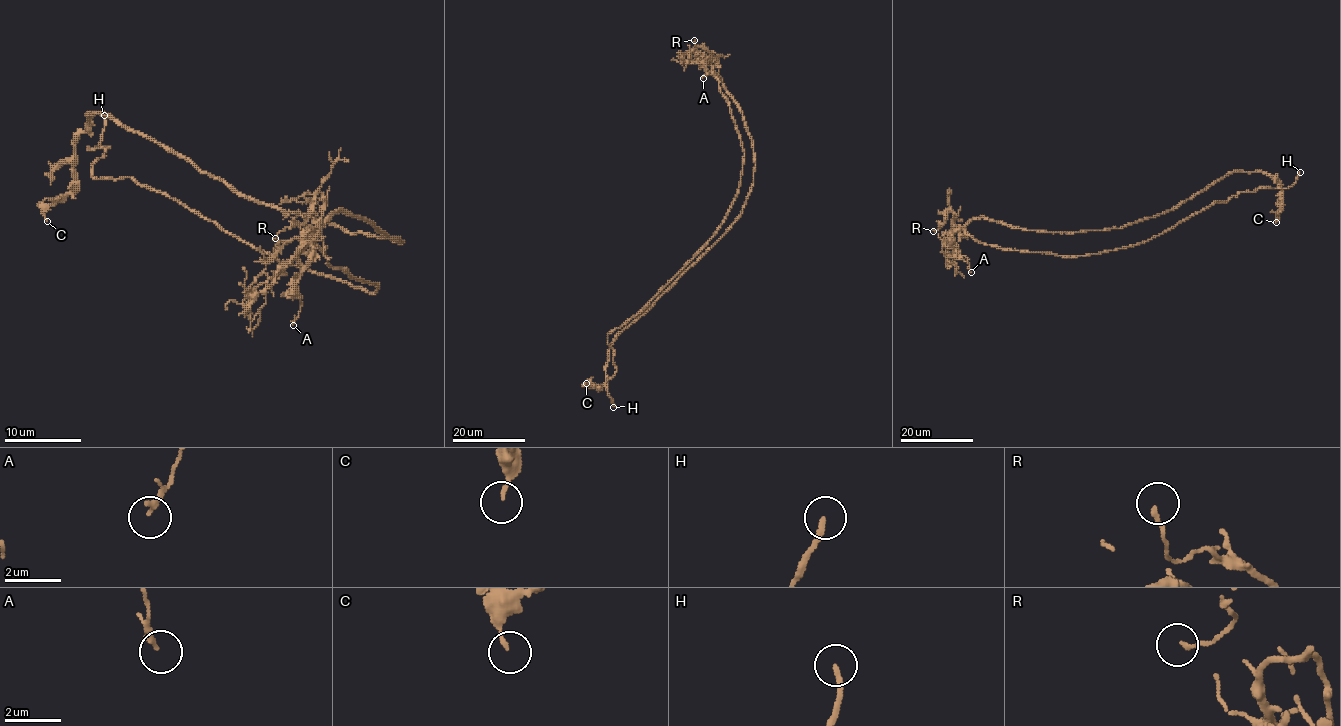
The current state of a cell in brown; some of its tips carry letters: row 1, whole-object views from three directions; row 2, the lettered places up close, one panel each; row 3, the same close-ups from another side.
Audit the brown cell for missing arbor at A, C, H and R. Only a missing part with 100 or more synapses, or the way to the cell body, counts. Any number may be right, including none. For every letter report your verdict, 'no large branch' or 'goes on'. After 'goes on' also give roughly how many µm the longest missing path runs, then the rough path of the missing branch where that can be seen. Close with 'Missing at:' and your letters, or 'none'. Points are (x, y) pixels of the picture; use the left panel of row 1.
A: no large branch
C: no large branch
H: goes on | 9 µm | (104, 115), (104, 123), (97, 129), (74, 131)
R: no large branch
Missing at: H

